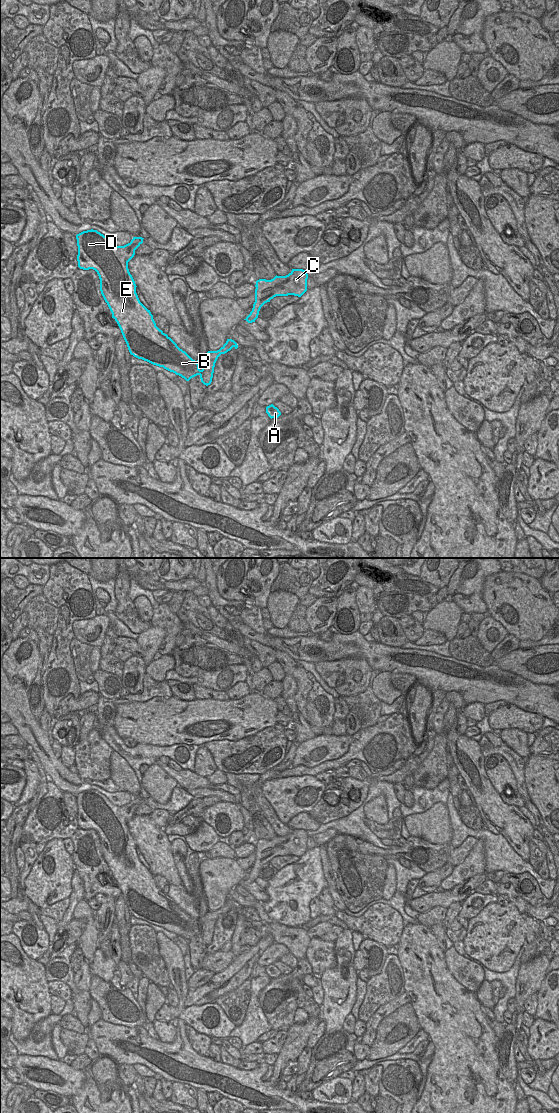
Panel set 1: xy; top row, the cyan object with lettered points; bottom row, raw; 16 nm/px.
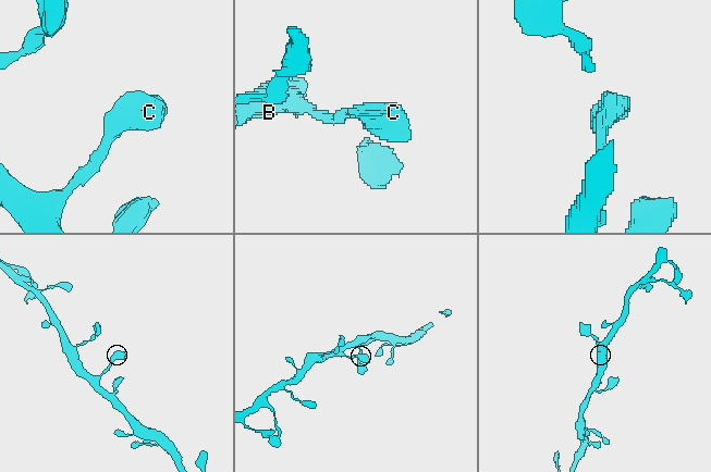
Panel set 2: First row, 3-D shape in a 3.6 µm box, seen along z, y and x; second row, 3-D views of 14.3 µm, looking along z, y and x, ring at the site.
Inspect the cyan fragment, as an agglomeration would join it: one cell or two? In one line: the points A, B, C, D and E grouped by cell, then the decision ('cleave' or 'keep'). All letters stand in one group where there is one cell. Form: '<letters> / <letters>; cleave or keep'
A B C D E; keep

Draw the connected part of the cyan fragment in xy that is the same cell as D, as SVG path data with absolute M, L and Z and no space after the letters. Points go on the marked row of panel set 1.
M87 230L76 235L78 246L78 267L83 270L93 269L100 279L100 291L107 303L112 318L117 322L123 338L131 355L147 361L153 365L181 376L186 381L199 375L201 382L208 386L212 382L215 363L221 354L225 354L233 347L238 348L237 343L227 339L226 343L217 351L208 351L200 360L193 360L185 351L162 330L153 319L153 315L139 300L136 293L136 284L129 272L128 262L134 257L135 250L143 243L142 237L133 237L130 243L124 246L112 244L106 236L97 230Z

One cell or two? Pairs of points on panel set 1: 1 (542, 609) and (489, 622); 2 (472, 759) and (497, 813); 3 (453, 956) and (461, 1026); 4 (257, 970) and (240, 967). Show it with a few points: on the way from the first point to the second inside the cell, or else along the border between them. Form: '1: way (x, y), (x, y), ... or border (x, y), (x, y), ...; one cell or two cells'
1: border (490, 615), (508, 633); two cells
2: way (479, 772), (482, 790), (488, 800); one cell
3: border (445, 958), (447, 969), (453, 977), (474, 993); two cells
4: border (256, 961), (249, 977); two cells

